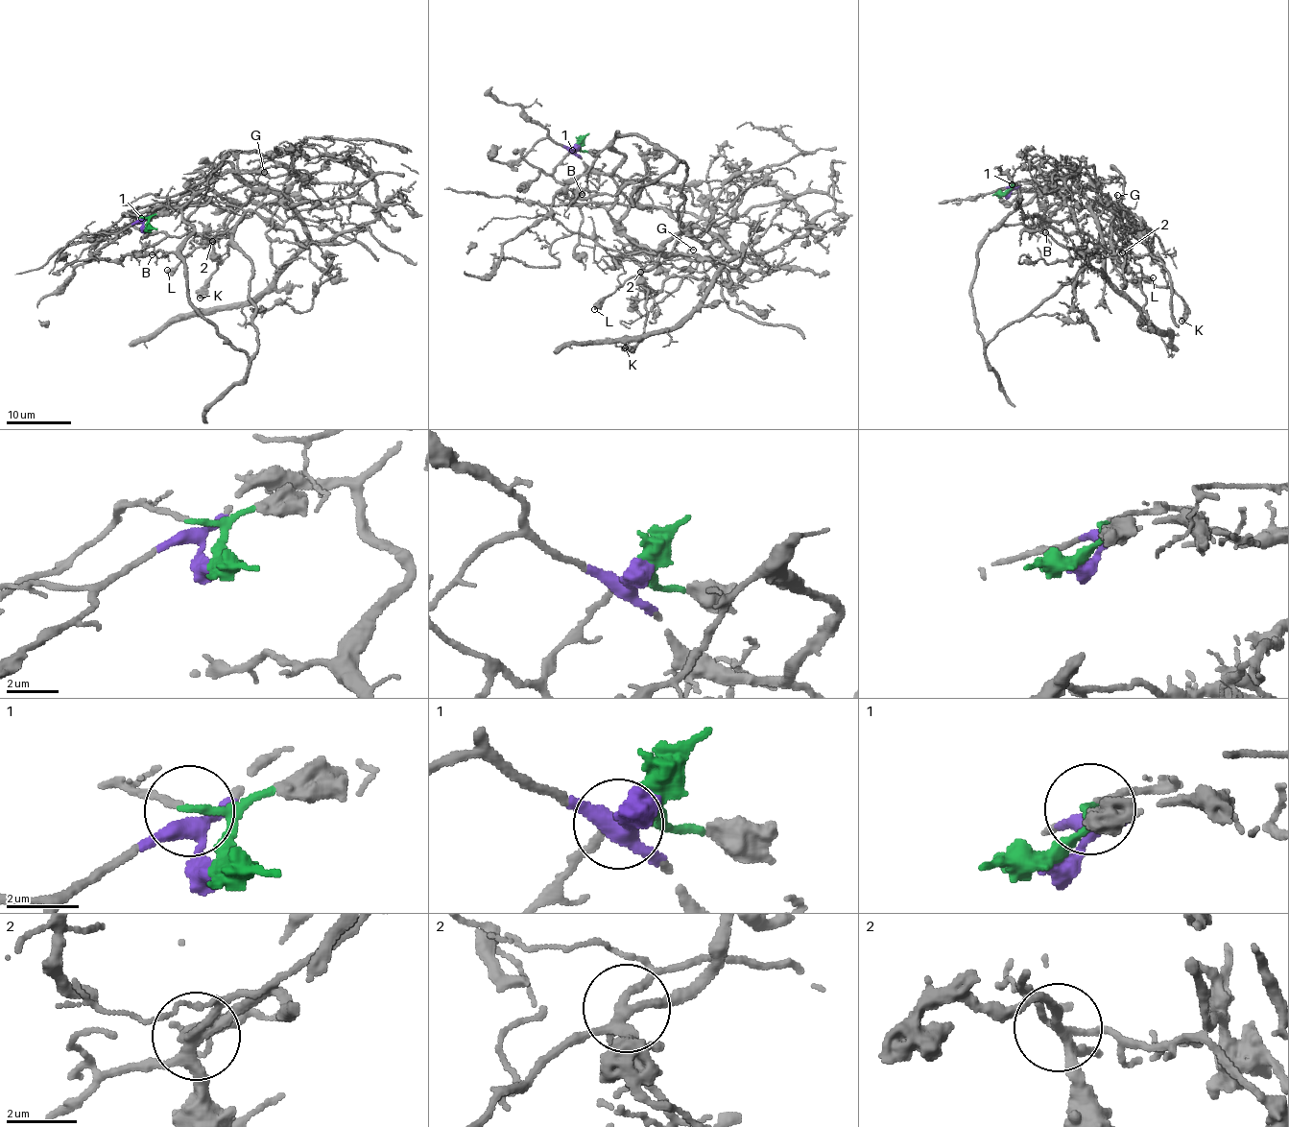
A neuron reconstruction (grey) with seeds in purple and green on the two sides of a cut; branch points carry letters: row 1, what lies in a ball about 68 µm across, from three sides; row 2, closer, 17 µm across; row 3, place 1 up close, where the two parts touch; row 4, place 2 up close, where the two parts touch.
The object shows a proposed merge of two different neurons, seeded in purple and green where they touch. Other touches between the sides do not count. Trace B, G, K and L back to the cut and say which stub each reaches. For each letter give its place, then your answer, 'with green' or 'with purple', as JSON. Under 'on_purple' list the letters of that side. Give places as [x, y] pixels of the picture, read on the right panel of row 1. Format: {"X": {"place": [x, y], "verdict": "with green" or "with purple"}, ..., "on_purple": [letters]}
{"B": {"place": [1045, 232], "verdict": "with purple"}, "G": {"place": [1117, 195], "verdict": "with green"}, "K": {"place": [1181, 321], "verdict": "with purple"}, "L": {"place": [1153, 277], "verdict": "with purple"}, "on_purple": ["B", "K", "L"]}

